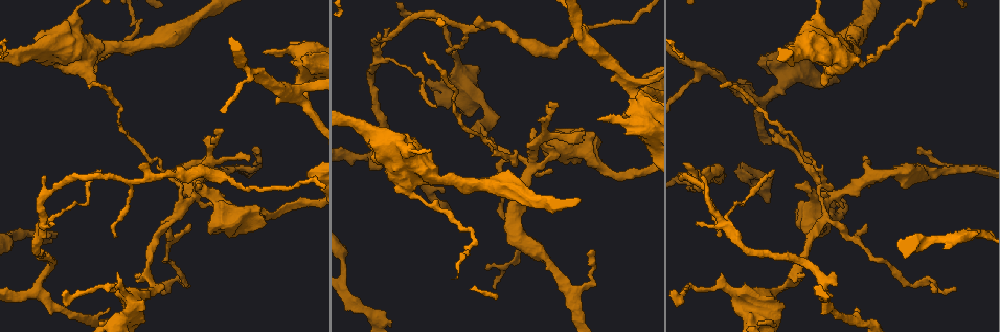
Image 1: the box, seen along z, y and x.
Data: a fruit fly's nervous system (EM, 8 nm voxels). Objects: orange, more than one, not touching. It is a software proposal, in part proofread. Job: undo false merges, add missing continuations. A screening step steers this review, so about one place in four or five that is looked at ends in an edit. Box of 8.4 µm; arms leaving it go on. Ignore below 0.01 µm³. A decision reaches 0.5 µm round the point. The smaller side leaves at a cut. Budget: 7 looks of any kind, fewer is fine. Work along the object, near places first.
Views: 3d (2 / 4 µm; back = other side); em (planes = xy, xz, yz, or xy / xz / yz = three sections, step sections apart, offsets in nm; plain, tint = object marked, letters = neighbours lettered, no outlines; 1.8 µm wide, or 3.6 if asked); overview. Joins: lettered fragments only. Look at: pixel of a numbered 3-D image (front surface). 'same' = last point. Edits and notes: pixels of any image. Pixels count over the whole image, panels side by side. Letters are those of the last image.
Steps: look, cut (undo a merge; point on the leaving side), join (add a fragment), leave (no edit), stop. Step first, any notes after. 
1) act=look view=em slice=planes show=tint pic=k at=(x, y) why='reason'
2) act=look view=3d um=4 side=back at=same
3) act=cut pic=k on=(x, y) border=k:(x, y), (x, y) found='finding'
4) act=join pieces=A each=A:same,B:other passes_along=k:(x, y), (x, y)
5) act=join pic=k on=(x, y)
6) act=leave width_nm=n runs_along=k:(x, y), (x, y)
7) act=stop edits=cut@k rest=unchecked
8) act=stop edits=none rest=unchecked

act=look view=3d um=4 pic=1 at=(378, 53) why='sharp bend'

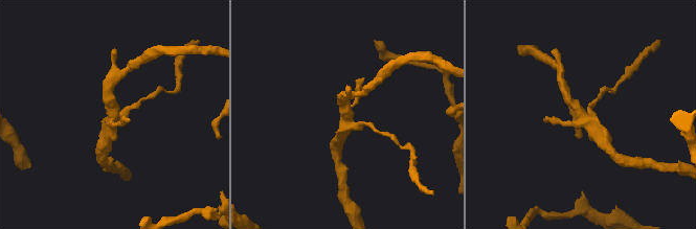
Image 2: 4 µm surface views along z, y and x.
act=look view=em slice=yz step=8 show=letters pic=2 at=(110, 116) why='shape alone is not enough'

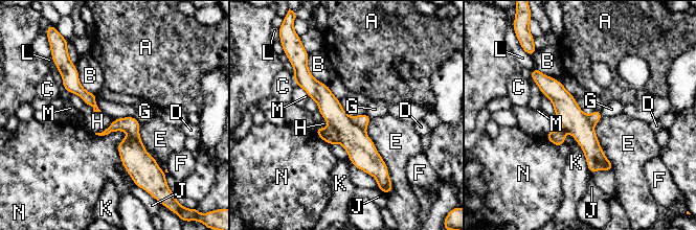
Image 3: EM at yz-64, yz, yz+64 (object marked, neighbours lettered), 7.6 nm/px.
act=look view=em slice=planes show=letters at=same

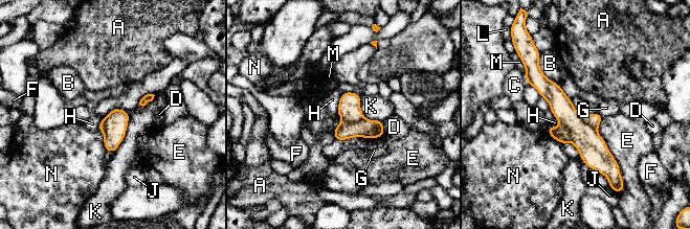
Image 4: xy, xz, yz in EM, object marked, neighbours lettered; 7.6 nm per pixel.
act=cut pic=4 on=(368, 129) each=A:other,B:other,C:other,D:other,E:other,F:other,G:other,H:other,J:other,K:other,L:other,M:other,N:other border=4:(363, 118), (354, 122), (343, 121) found='two neurons meet here'

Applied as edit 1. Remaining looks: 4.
act=look view=3d um=4 pic=1 at=(132, 181) why='arms part here'

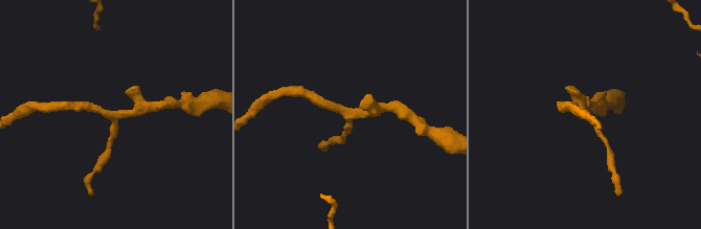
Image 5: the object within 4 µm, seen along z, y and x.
act=look view=em um=3.6 slice=planes show=tint pic=5 at=(350, 112)

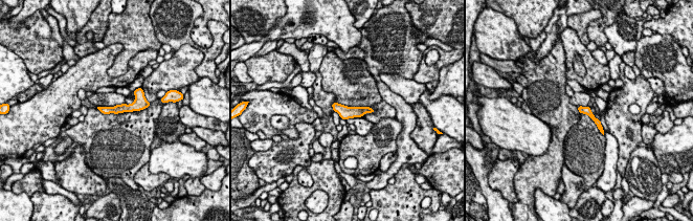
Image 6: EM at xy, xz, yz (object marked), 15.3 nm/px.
act=look view=em um=3.6 slice=planes show=letters at=same

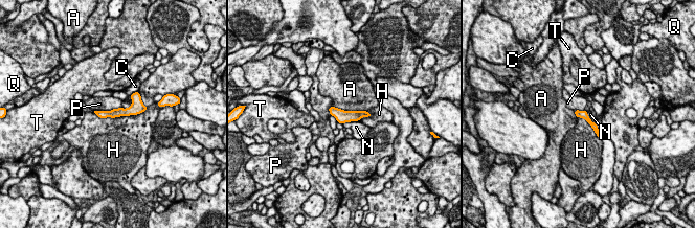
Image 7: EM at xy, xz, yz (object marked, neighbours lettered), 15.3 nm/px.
act=leave each=A:other,C:other,H:other,N:other,P:other,Q:other,T:other border=7:(146, 110), (114, 117), (92, 112) found='one neuron here'

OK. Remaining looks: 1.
act=look view=em slice=xz step=8 show=letters pic=1 at=(582, 132) why='free end'

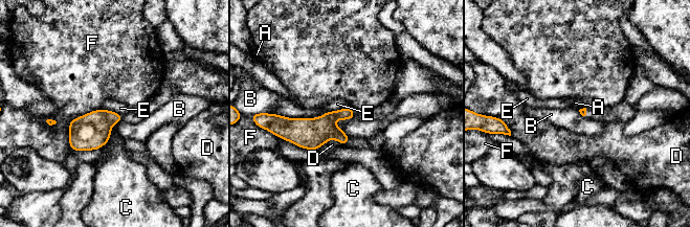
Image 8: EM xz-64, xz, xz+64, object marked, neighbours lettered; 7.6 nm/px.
act=leave longest_contact=F:400nm each=A:other,B:other,C:other,D:other,E:other,F:other border=8:(352, 107), (326, 111) found='no lettered fragment goes on from it'

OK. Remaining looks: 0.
act=stop edits=cut@4 rest=unchecked

